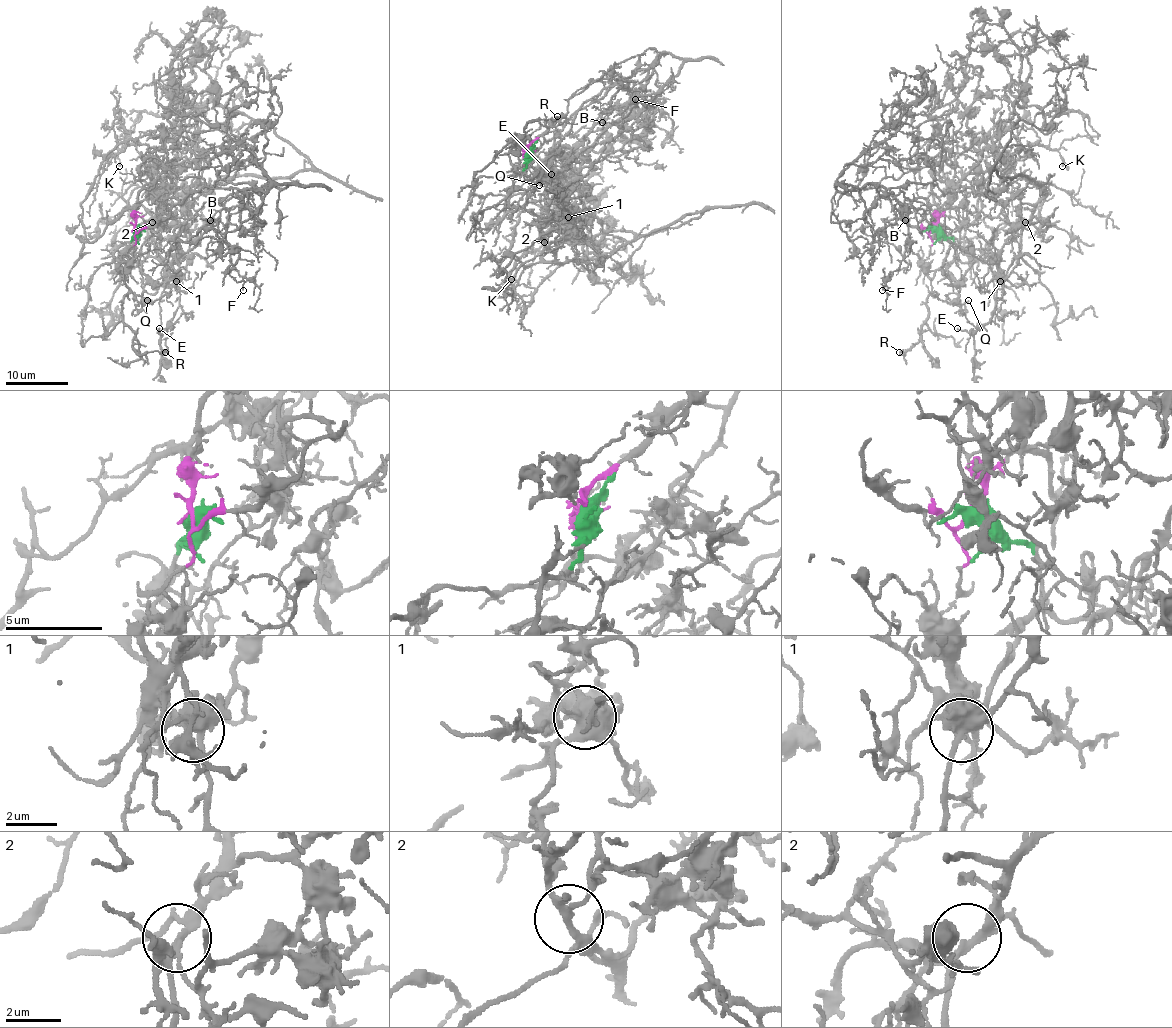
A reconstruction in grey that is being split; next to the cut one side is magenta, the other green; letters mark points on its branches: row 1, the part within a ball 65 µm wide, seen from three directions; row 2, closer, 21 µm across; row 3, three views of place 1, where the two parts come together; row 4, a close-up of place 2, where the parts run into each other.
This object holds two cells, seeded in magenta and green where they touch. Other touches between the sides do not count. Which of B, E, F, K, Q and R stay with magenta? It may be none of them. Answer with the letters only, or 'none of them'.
B, F

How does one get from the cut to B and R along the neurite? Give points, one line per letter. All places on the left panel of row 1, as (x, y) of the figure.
B: (135, 229), (154, 227), (204, 187), (266, 191), (291, 183), (233, 196), (210, 219)
R: (135, 229), (123, 258), (128, 289), (123, 319), (134, 339), (132, 347), (140, 354), (165, 351)

